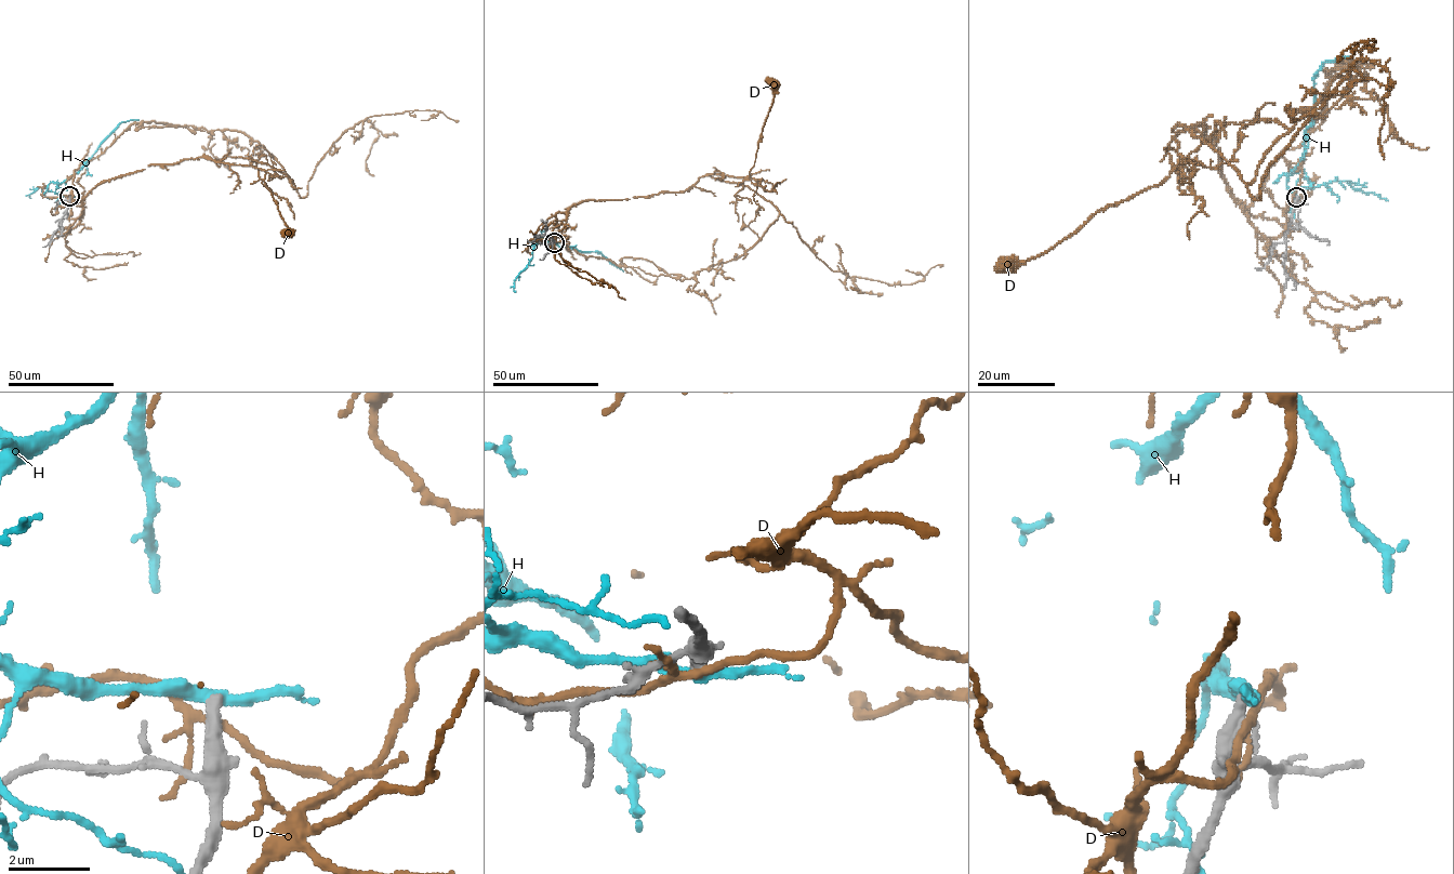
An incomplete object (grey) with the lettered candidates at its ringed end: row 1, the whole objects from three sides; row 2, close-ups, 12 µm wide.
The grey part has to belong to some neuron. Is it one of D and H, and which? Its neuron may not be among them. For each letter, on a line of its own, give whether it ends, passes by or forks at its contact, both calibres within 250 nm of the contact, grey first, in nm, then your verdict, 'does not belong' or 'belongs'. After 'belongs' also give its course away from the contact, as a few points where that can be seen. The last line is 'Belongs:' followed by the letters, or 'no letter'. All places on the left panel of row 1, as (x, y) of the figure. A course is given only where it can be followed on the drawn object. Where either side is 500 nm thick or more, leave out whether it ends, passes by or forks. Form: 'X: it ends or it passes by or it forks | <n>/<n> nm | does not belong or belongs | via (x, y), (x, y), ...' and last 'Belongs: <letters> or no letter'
D: it forks | 440/170 nm | does not belong
H: it passes by | 320/280 nm | does not belong
Belongs: no letter

